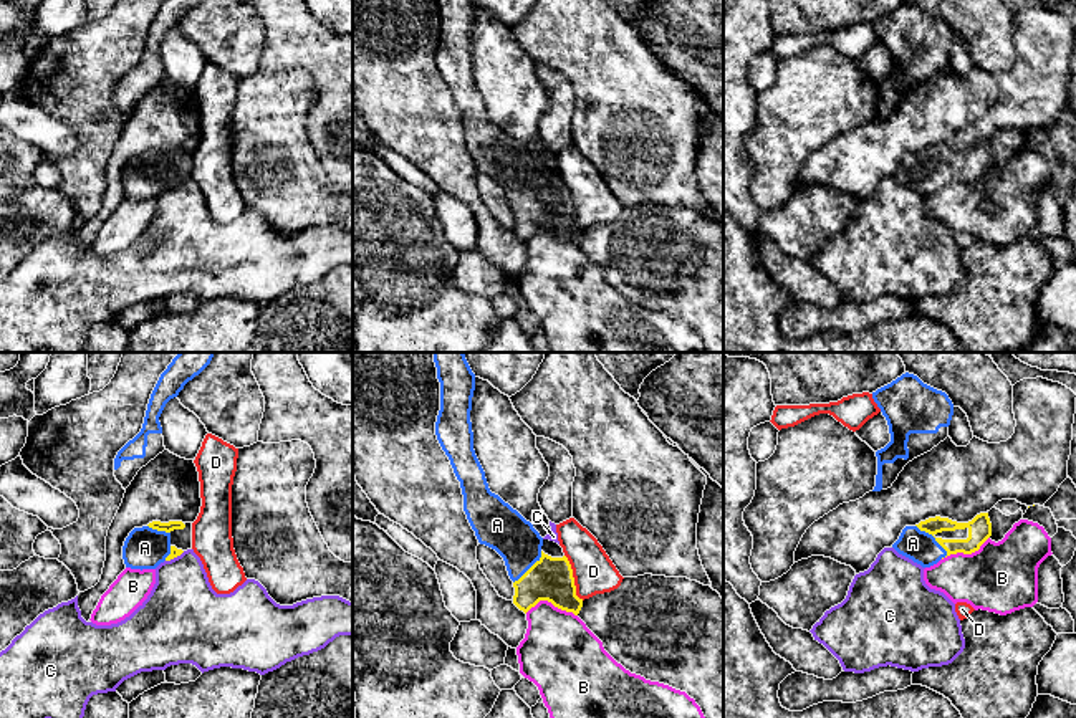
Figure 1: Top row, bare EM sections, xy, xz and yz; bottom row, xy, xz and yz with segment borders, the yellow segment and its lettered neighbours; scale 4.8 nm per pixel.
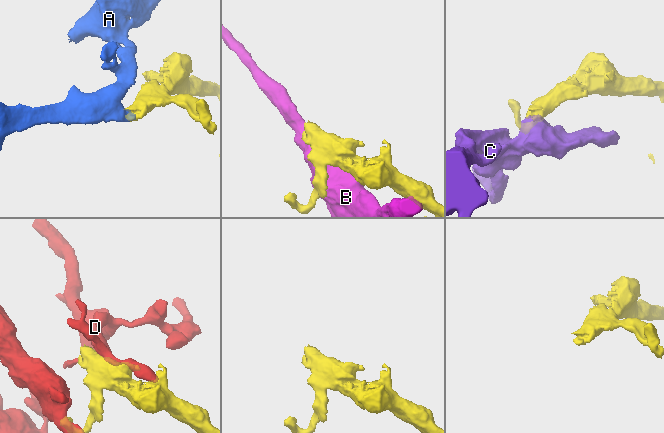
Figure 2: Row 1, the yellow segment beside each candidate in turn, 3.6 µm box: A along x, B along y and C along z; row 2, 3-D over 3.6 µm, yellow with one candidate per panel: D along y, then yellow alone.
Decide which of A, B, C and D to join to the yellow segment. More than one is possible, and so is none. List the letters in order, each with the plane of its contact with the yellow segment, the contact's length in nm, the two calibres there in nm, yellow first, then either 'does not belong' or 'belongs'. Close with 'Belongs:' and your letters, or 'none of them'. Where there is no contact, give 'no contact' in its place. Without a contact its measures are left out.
A: meets yellow in yz; contact 220 nm long; 110 nm thick on the yellow side, 150 nm on the other; belongs
B: meets yellow in xz; contact 260 nm long; 220 nm thick on the yellow side, 360 nm on the other; does not belong
C: meets yellow in xy; contact 110 nm long; 50 nm thick on the yellow side, 340 nm on the other; does not belong
D: meets yellow in xz; contact 240 nm long; 220 nm thick on the yellow side, 200 nm on the other; does not belong
Belongs: A

